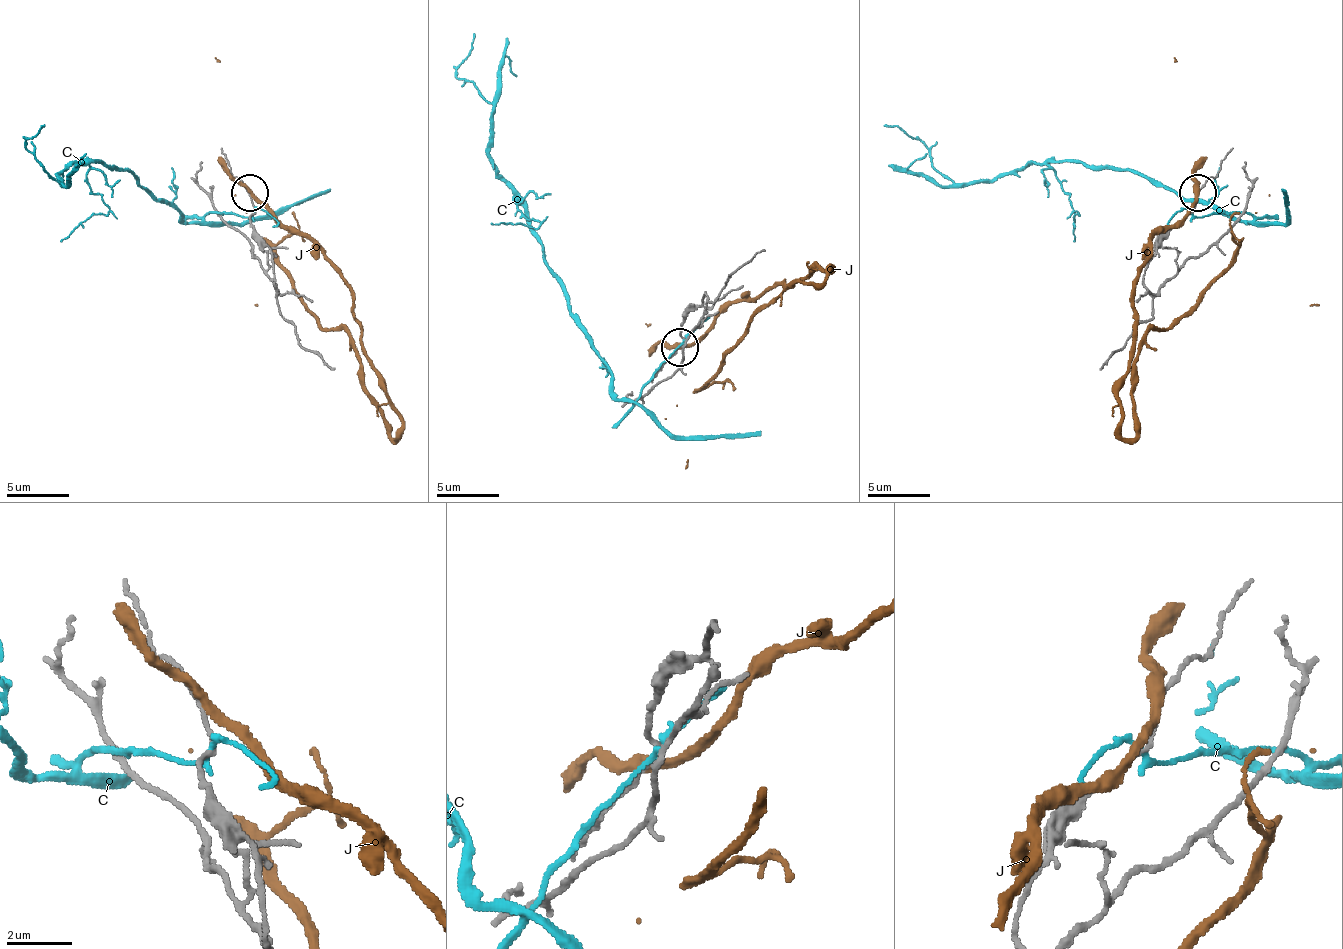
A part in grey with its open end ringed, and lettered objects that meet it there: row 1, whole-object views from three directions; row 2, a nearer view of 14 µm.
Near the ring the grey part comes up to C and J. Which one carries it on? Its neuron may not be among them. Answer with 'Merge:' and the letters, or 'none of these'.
Merge: J

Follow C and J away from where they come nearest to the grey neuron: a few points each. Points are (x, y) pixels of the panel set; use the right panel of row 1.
C: (1192, 212), (1254, 218), (1220, 215), (1130, 171), (1077, 162), (1027, 162), (953, 184), (925, 146), (884, 125)
J: (1198, 193), (1198, 202), (1152, 240), (1133, 289), (1139, 342), (1152, 330), (1167, 330), (1235, 261), (1319, 305)

